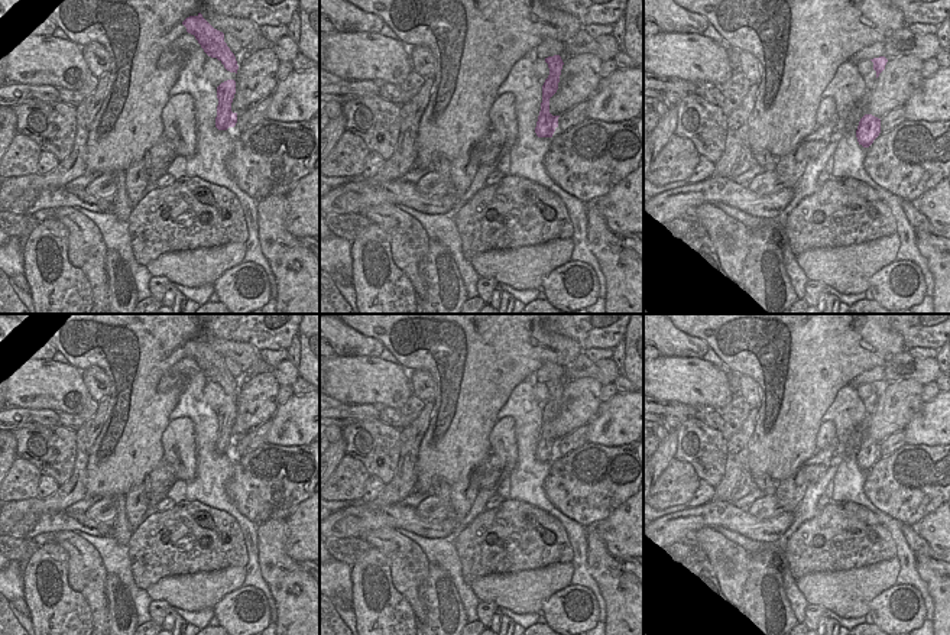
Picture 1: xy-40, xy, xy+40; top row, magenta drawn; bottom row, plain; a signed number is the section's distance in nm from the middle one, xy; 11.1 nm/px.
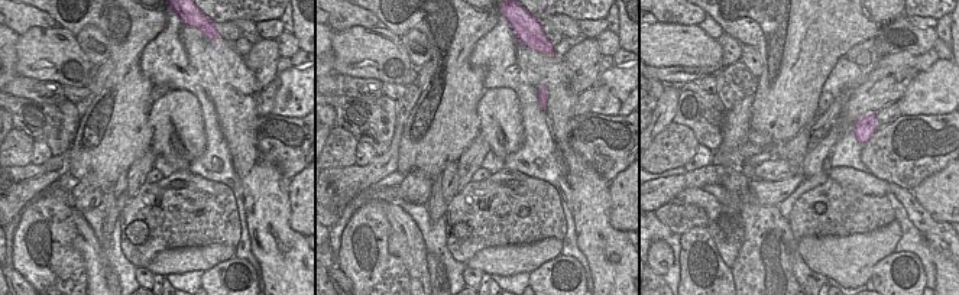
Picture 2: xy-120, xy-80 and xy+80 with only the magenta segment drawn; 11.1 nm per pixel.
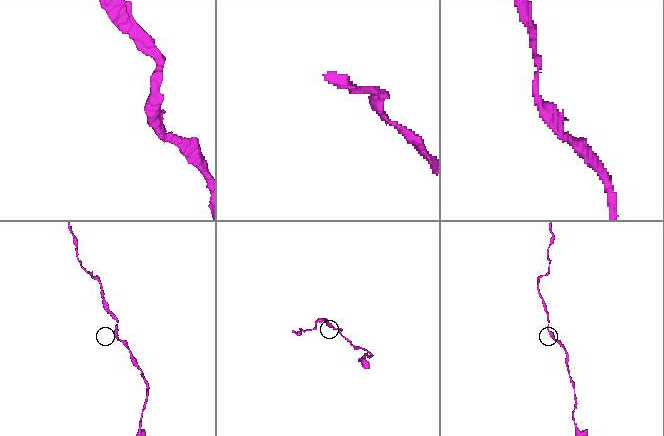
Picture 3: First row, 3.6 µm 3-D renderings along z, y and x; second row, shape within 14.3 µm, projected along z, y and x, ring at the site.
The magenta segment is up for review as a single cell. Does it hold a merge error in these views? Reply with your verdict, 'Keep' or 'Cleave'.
Keep.

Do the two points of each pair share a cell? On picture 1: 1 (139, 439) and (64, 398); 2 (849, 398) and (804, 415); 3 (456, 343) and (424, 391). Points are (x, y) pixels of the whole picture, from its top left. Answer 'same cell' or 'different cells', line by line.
1: different cells
2: different cells
3: different cells

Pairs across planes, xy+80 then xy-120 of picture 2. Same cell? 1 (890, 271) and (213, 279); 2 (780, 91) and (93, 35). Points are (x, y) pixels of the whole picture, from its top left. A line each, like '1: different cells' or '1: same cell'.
1: same cell
2: different cells

